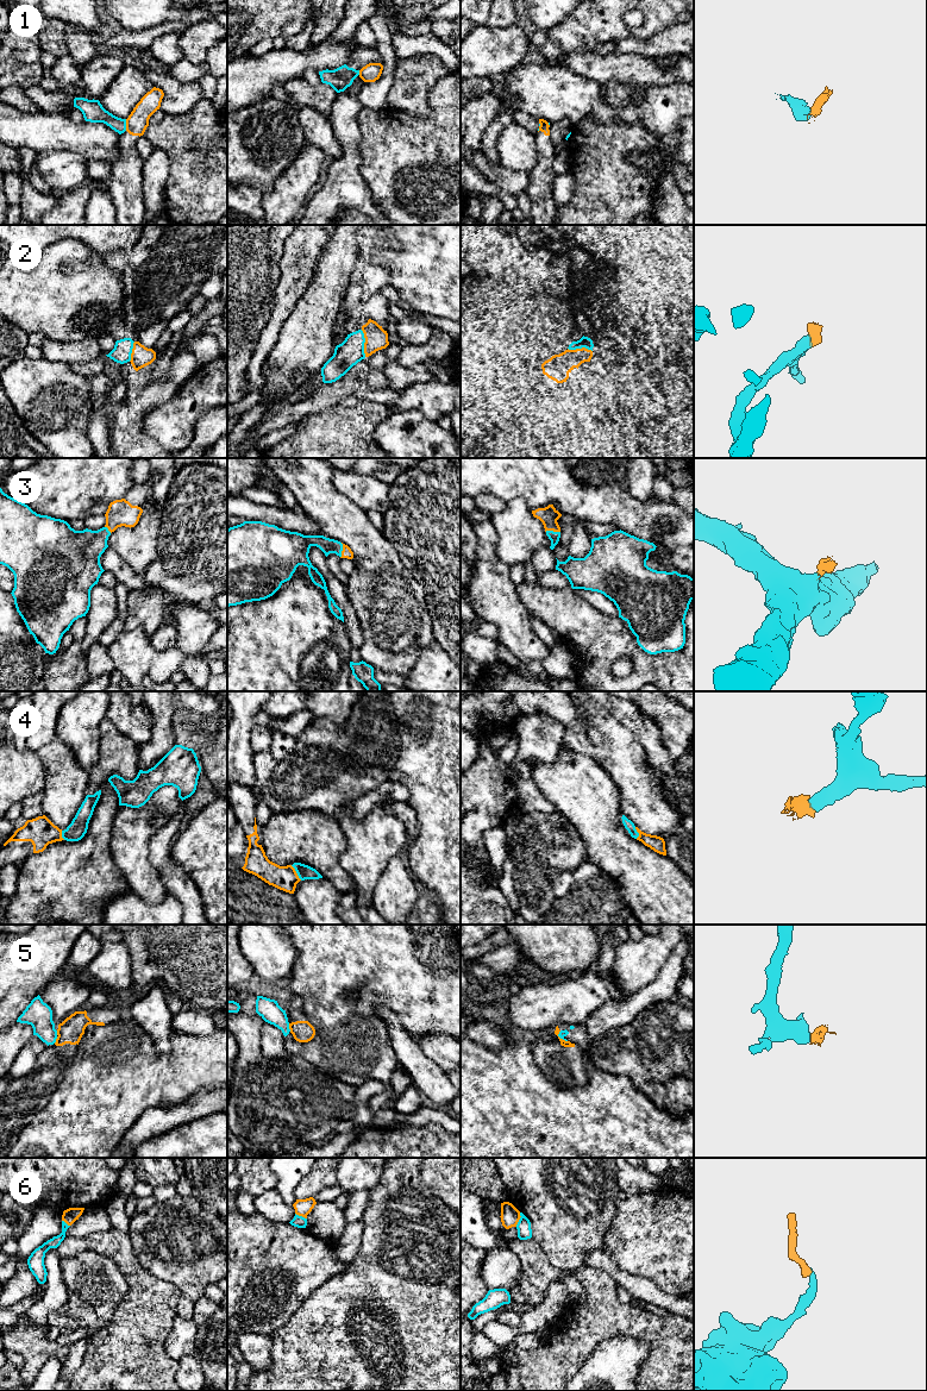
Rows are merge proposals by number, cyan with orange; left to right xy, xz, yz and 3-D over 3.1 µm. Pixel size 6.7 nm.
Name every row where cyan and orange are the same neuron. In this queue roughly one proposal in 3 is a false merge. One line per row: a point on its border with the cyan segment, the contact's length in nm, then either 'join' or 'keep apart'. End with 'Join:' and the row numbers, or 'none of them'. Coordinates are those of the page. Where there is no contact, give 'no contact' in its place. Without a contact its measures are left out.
1: meets cyan in xy at (125, 125); contact 80 nm long; keep apart
2: meets cyan in xz at (364, 342); contact 190 nm long; join
3: meets cyan in xz at (342, 550); contact 100 nm long; join
4: meets cyan in xz at (296, 872); contact 130 nm long; join
5: meets cyan in xz at (288, 1027); contact 60 nm long; keep apart
6: meets cyan in yz at (519, 1220); contact 100 nm long; join
Join: 2, 3, 4, 6

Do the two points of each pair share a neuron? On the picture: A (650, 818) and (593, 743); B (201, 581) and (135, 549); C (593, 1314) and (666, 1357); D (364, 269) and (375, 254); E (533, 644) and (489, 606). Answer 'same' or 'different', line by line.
A: same
B: different
C: same
D: different
E: same

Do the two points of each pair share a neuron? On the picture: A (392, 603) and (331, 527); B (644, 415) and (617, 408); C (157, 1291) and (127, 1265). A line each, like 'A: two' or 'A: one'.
A: one
B: two
C: one

